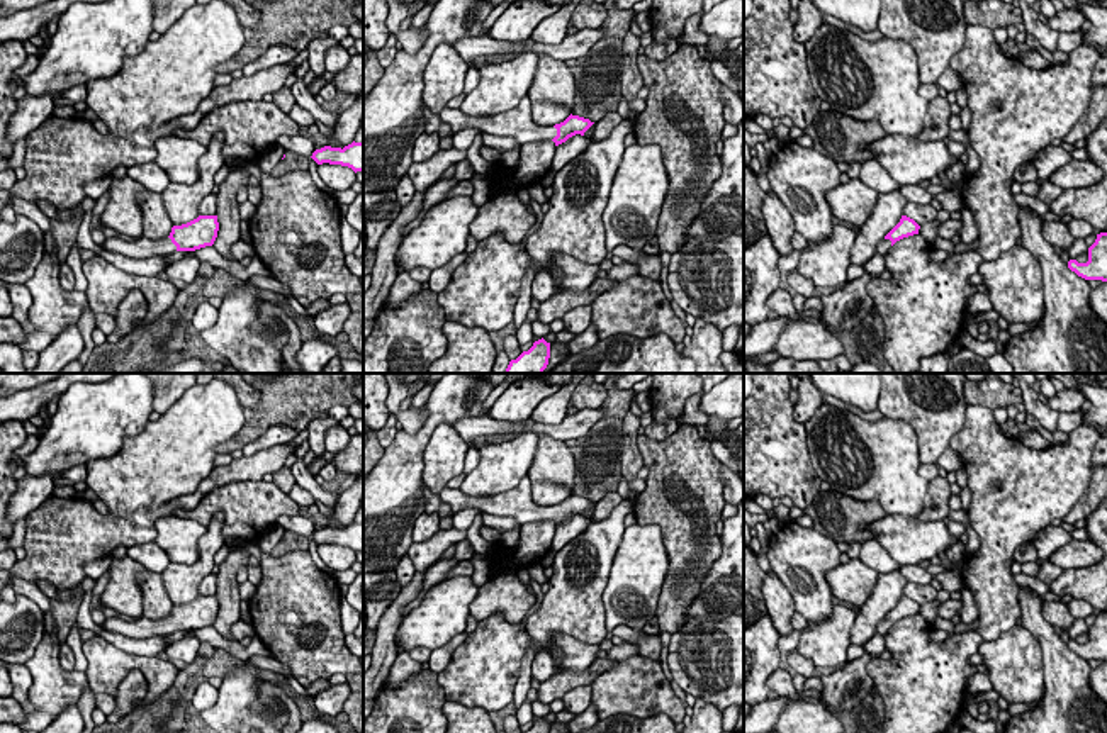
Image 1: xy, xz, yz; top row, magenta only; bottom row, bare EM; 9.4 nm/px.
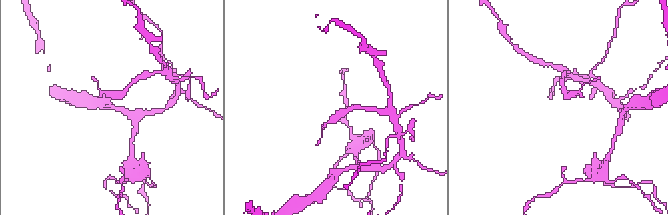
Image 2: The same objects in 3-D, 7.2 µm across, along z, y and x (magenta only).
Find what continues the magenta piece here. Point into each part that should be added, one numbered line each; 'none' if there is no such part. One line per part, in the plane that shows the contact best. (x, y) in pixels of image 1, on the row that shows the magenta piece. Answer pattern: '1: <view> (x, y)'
1: xy (141, 248)

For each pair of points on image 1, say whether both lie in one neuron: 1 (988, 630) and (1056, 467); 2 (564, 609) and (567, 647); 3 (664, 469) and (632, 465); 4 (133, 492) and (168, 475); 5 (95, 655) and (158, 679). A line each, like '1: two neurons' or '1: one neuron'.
1: one neuron
2: two neurons
3: two neurons
4: one neuron
5: one neuron

